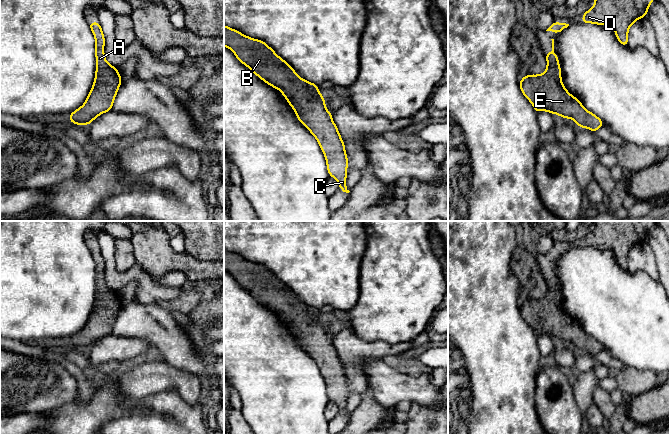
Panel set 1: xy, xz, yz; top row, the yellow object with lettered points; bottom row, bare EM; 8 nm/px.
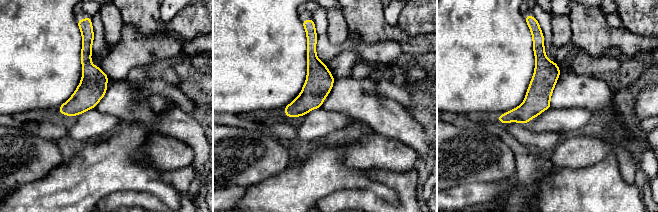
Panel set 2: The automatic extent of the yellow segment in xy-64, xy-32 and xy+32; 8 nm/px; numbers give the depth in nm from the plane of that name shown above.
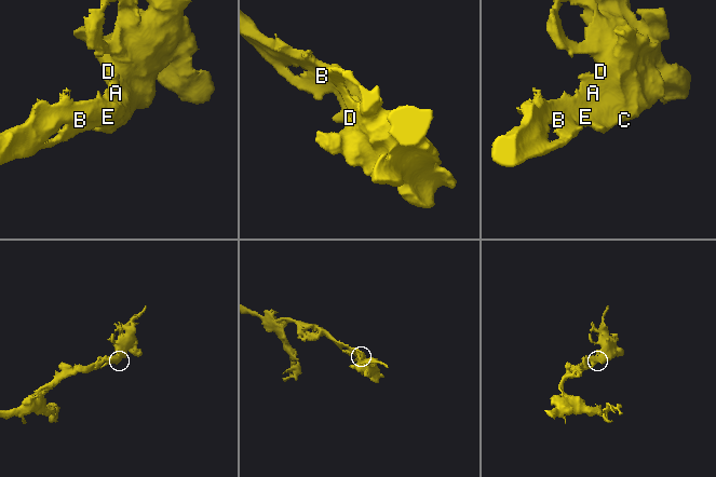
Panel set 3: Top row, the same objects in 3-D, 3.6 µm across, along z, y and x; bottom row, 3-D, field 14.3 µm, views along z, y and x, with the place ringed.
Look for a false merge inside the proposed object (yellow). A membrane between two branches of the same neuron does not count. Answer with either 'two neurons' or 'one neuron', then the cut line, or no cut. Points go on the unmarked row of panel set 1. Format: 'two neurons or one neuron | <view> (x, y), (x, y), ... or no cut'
one neuron | no cut

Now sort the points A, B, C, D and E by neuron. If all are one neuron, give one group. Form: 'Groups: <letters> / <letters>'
Groups: A B C D E

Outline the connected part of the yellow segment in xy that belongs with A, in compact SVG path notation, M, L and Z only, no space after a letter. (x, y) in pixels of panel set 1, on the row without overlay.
M89 246L88 248L95 260L95 304L85 327L68 340L73 348L82 350L90 349L96 341L112 334L113 325L122 305L118 293L111 290L105 283L105 261L100 247Z

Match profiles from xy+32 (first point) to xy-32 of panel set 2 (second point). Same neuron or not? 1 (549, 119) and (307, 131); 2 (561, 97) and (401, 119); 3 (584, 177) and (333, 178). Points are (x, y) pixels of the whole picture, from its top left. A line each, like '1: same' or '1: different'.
1: same
2: same
3: different

